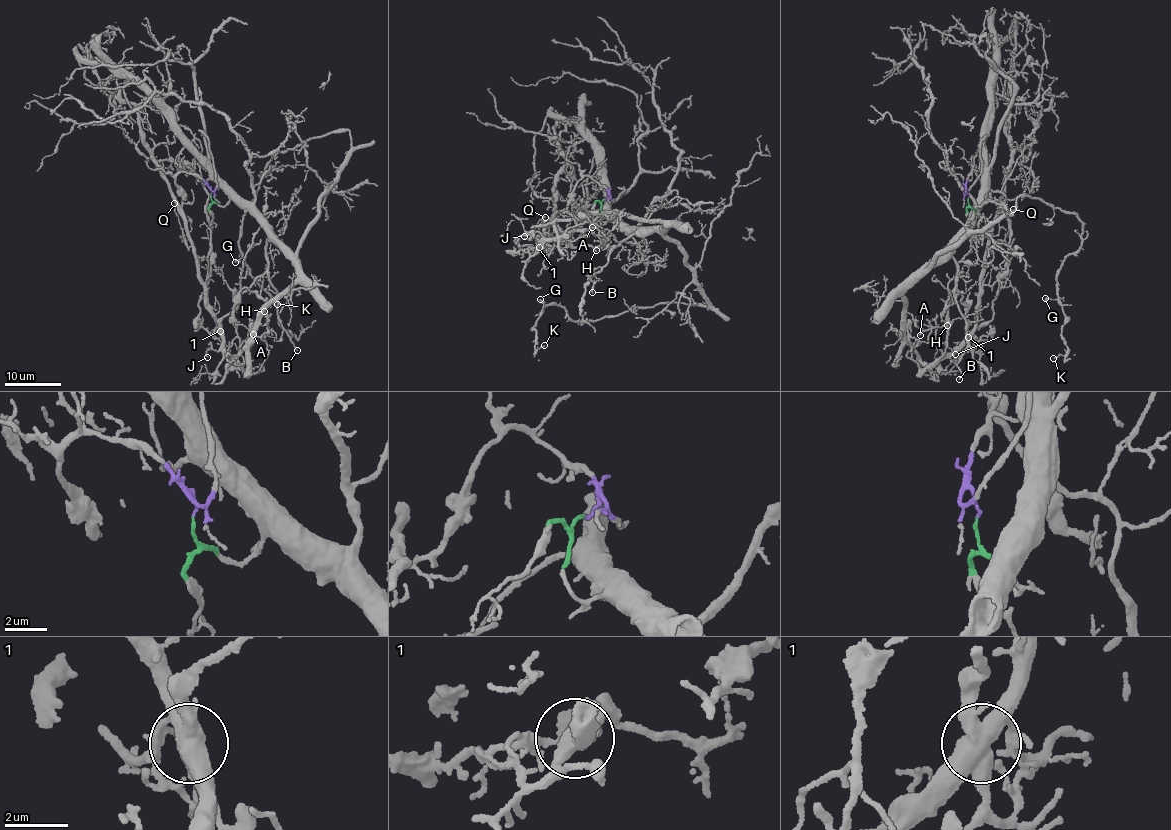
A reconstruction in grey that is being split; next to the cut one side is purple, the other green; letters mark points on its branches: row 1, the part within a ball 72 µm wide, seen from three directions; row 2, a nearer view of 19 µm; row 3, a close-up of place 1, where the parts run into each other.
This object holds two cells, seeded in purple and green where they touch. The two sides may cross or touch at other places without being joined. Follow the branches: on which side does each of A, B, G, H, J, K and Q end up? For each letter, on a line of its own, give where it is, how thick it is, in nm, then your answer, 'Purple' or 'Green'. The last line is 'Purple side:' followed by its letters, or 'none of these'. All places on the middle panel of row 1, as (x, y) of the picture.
A: Place: (592, 227). Thickness 140 nm. Green
B: Place: (592, 292). Thickness 130 nm. Green
G: Place: (540, 299). Thickness 120 nm. Green
H: Place: (596, 250). Thickness 80 nm. Green
J: Place: (524, 236). Thickness 90 nm. Purple
K: Place: (544, 345). Thickness 100 nm. Green
Q: Place: (545, 217). Thickness 110 nm. Purple
Purple side: J, Q

